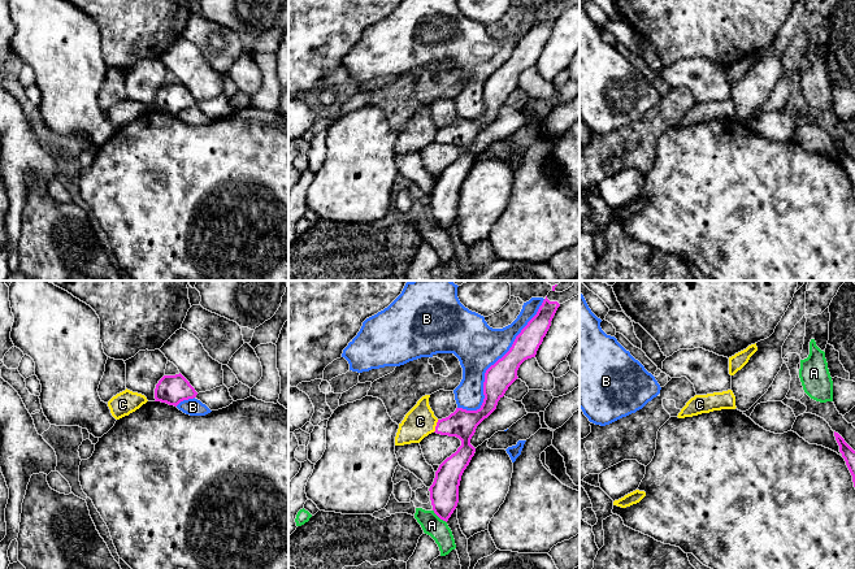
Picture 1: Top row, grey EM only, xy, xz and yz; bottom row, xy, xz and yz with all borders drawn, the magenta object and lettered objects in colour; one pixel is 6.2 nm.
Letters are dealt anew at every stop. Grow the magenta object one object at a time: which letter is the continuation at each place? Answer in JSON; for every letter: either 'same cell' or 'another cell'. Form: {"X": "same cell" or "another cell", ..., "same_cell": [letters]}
{"A": "another cell", "B": "another cell", "C": "another cell", "same_cell": []}

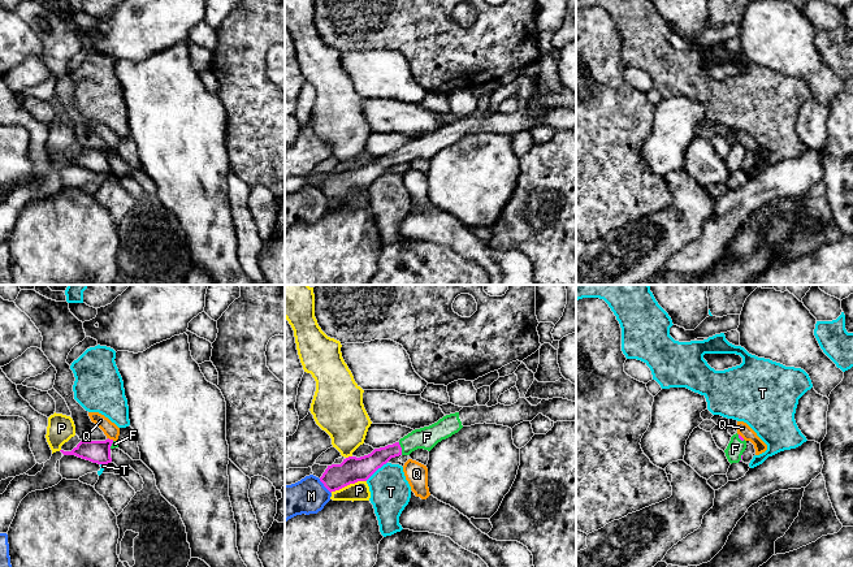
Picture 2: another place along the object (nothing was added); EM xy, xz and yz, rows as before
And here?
{"F": "same cell", "M": "another cell", "P": "another cell", "Q": "another cell", "T": "another cell", "same_cell": ["F"]}

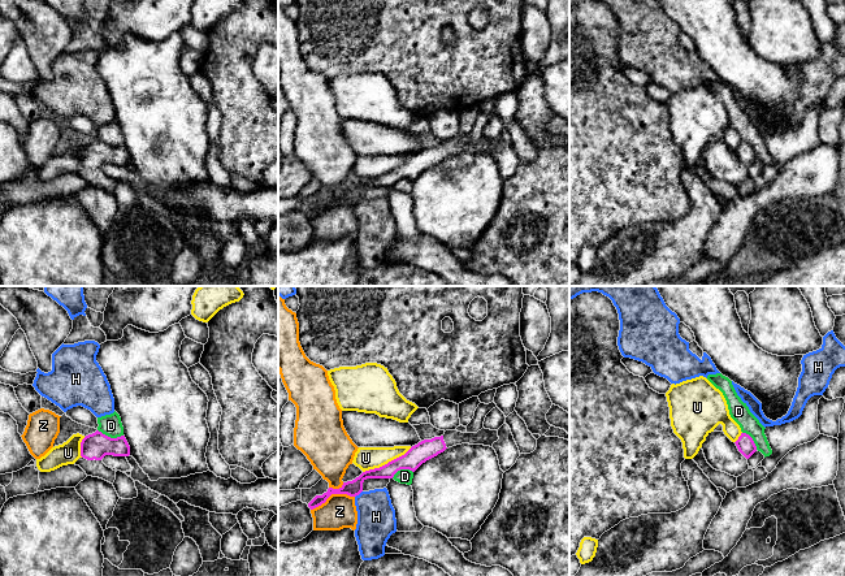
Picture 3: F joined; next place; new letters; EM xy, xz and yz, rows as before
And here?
{"D": "another cell", "H": "another cell", "U": "another cell", "Z": "another cell", "same_cell": []}

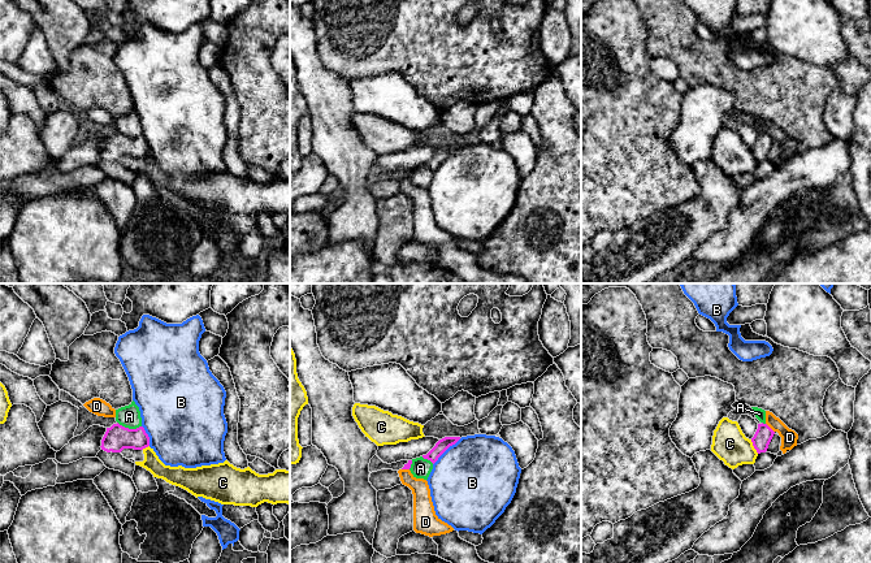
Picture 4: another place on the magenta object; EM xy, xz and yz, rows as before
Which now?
{"A": "another cell", "B": "another cell", "C": "another cell", "D": "another cell", "same_cell": []}

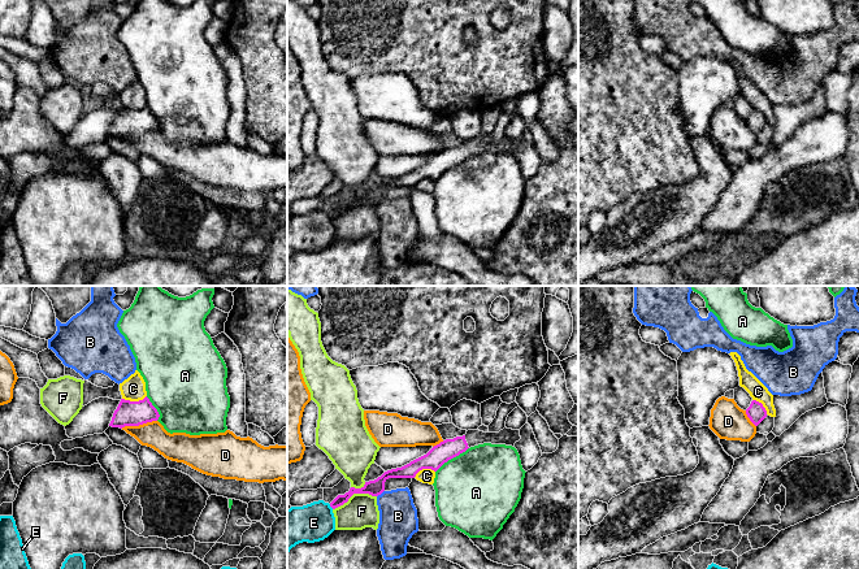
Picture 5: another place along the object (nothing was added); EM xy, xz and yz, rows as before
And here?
{"A": "another cell", "B": "another cell", "C": "another cell", "D": "another cell", "E": "another cell", "F": "another cell", "same_cell": []}

